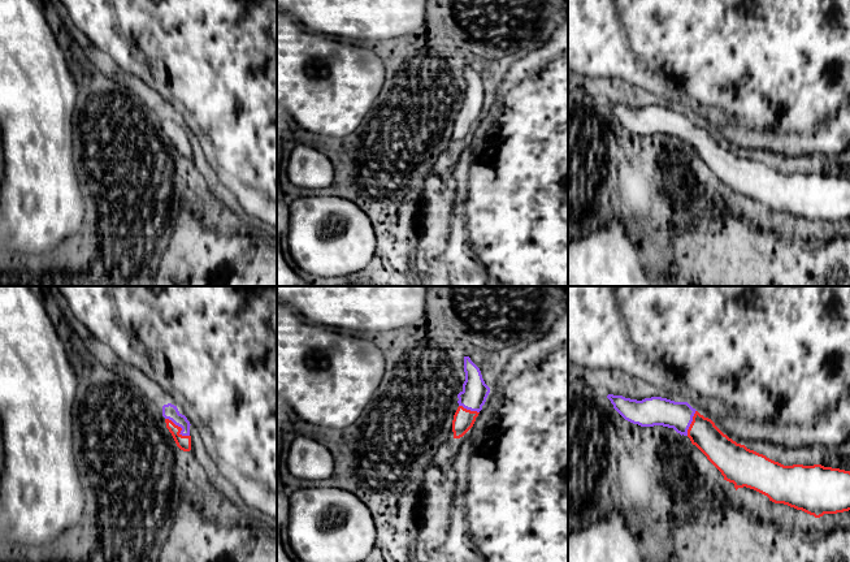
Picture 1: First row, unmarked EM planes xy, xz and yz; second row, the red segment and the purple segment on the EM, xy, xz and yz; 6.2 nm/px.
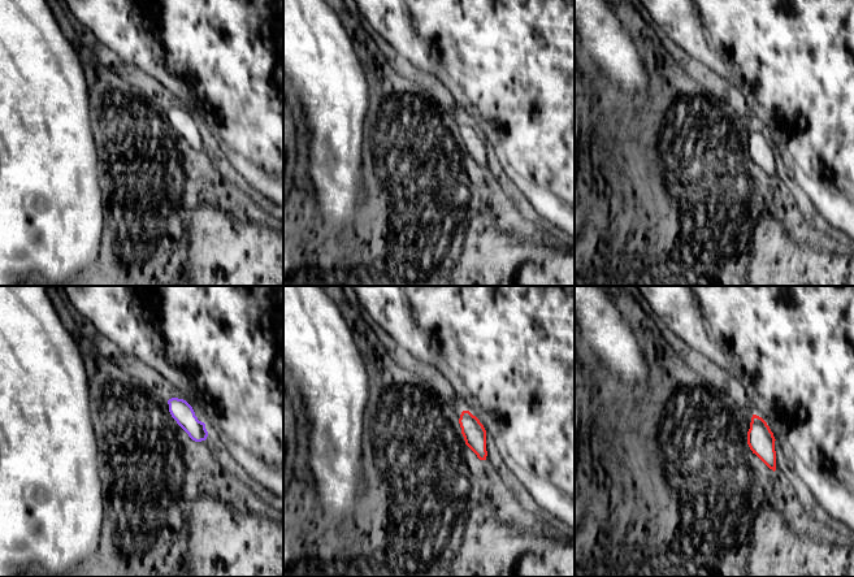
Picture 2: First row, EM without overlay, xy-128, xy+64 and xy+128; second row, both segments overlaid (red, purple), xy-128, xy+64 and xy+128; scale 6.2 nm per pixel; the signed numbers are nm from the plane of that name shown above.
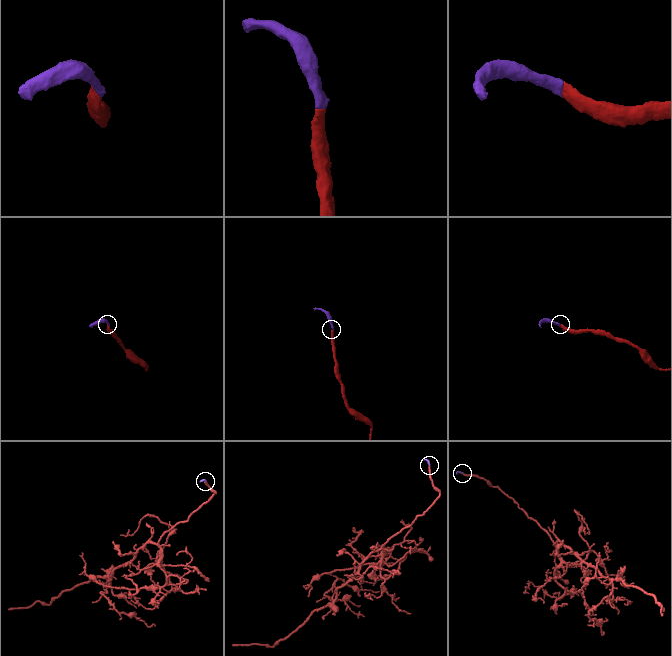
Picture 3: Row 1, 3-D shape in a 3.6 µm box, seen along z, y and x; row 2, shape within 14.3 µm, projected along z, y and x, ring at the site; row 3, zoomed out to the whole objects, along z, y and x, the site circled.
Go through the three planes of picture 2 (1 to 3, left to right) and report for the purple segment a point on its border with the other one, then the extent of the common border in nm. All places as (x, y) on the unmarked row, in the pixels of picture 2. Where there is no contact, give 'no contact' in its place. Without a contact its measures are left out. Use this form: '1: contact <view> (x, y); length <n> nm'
1: no contact
2: no contact
3: no contact

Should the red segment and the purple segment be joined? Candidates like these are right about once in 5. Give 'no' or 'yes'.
yes

